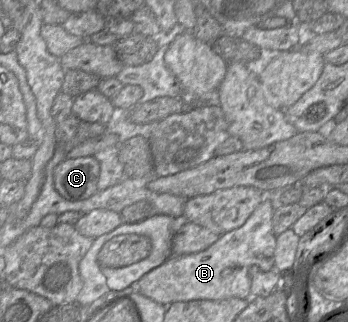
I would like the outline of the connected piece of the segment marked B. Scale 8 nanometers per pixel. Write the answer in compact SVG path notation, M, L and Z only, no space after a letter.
M263 199L241 227L222 234L203 251L170 257L138 280L137 291L165 306L179 301L223 300L234 297L250 299L249 268L257 266L263 272L275 269L276 236L272 227L274 210L273 202Z

